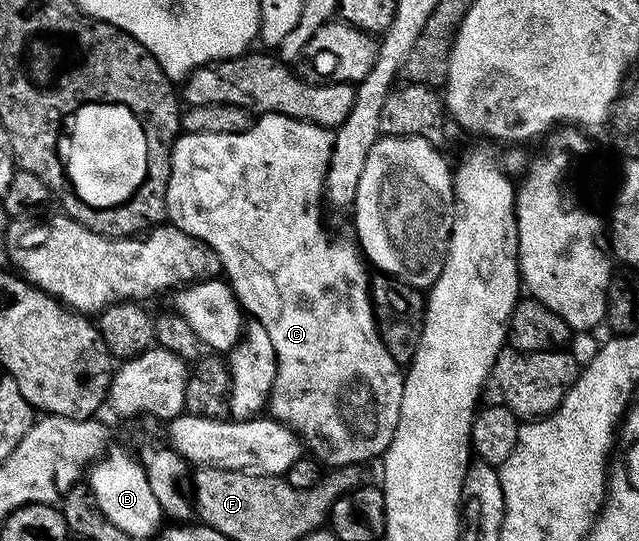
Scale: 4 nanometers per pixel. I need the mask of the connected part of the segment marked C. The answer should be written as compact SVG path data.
M277 112L261 115L249 128L238 134L184 132L176 137L176 142L172 145L172 169L166 190L166 216L171 227L198 237L203 244L216 251L223 275L239 300L240 307L251 319L266 326L266 334L270 334L270 342L274 342L276 355L276 377L266 405L272 419L279 420L295 431L303 441L303 447L325 465L360 466L363 465L363 460L372 460L375 456L376 459L383 457L384 451L394 438L394 430L398 426L398 410L402 410L404 372L401 365L396 364L394 358L390 358L390 350L386 350L380 337L376 316L372 312L370 272L366 267L365 257L351 239L331 240L324 229L324 220L320 217L320 204L322 208L324 200L324 179L328 173L333 137L331 128L323 128L308 120L295 120Z

